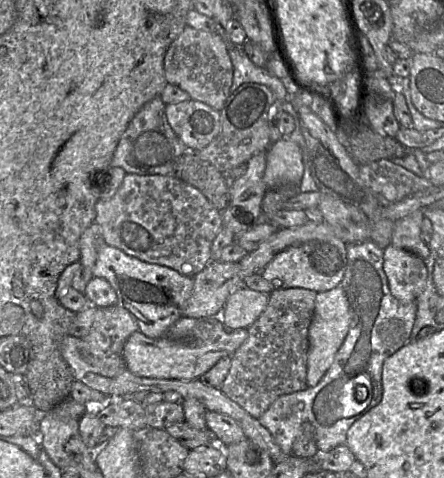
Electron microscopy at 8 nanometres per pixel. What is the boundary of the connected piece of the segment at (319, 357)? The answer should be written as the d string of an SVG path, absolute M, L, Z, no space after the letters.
M337 286L325 292L319 292L315 299L315 308L308 331L308 355L306 384L313 387L322 379L332 365L334 357L346 338L350 327L350 307L344 290Z

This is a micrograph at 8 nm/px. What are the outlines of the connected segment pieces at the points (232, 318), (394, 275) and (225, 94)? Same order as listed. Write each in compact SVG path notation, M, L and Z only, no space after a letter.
M240 286L226 300L220 320L227 329L248 328L265 310L268 300L268 293Z
M392 244L384 249L383 270L391 294L402 302L413 302L424 291L427 267L419 256Z
M186 26L171 43L164 57L164 73L169 84L186 91L193 100L220 111L231 94L233 64L226 41L218 34Z

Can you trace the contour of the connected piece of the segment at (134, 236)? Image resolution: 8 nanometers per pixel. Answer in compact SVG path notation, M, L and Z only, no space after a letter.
M126 173L123 182L115 195L110 199L99 198L95 204L95 222L99 225L105 243L114 246L126 254L136 257L142 261L167 266L182 275L193 277L202 271L211 260L211 245L223 227L221 211L217 210L207 198L195 187L185 183L175 175L138 175Z

